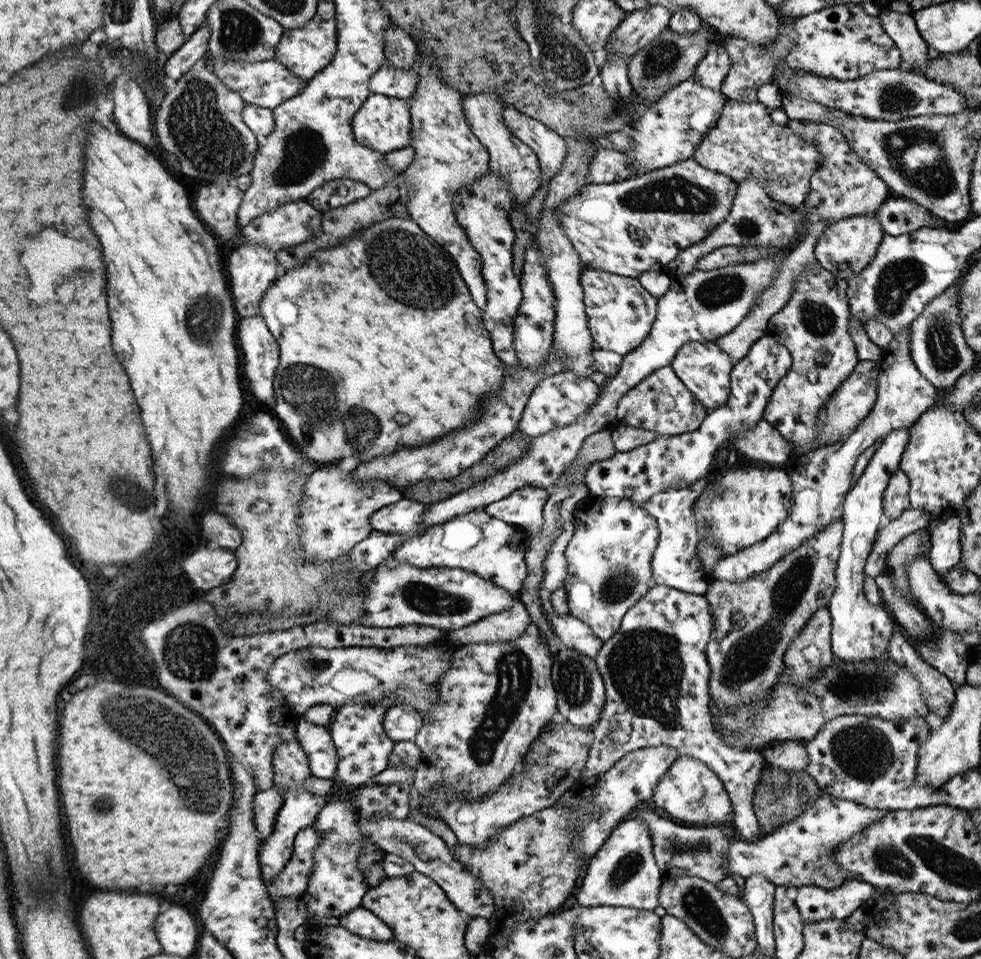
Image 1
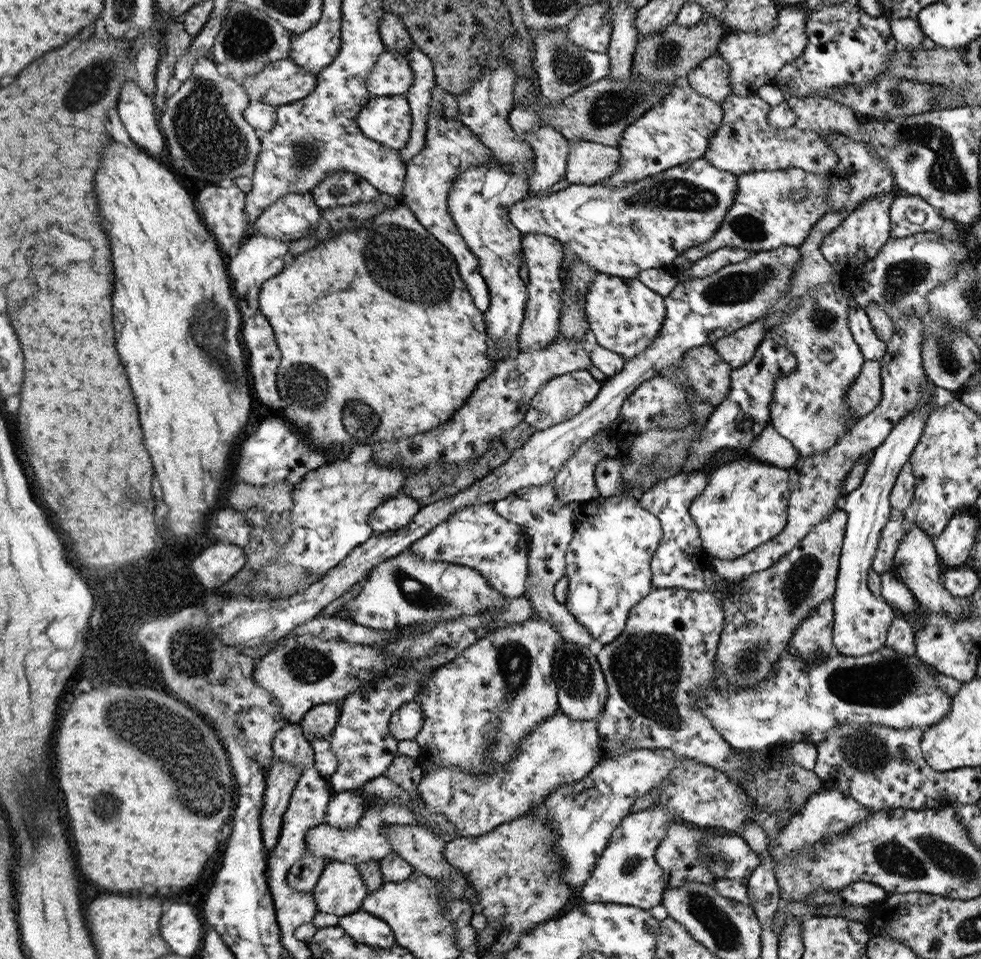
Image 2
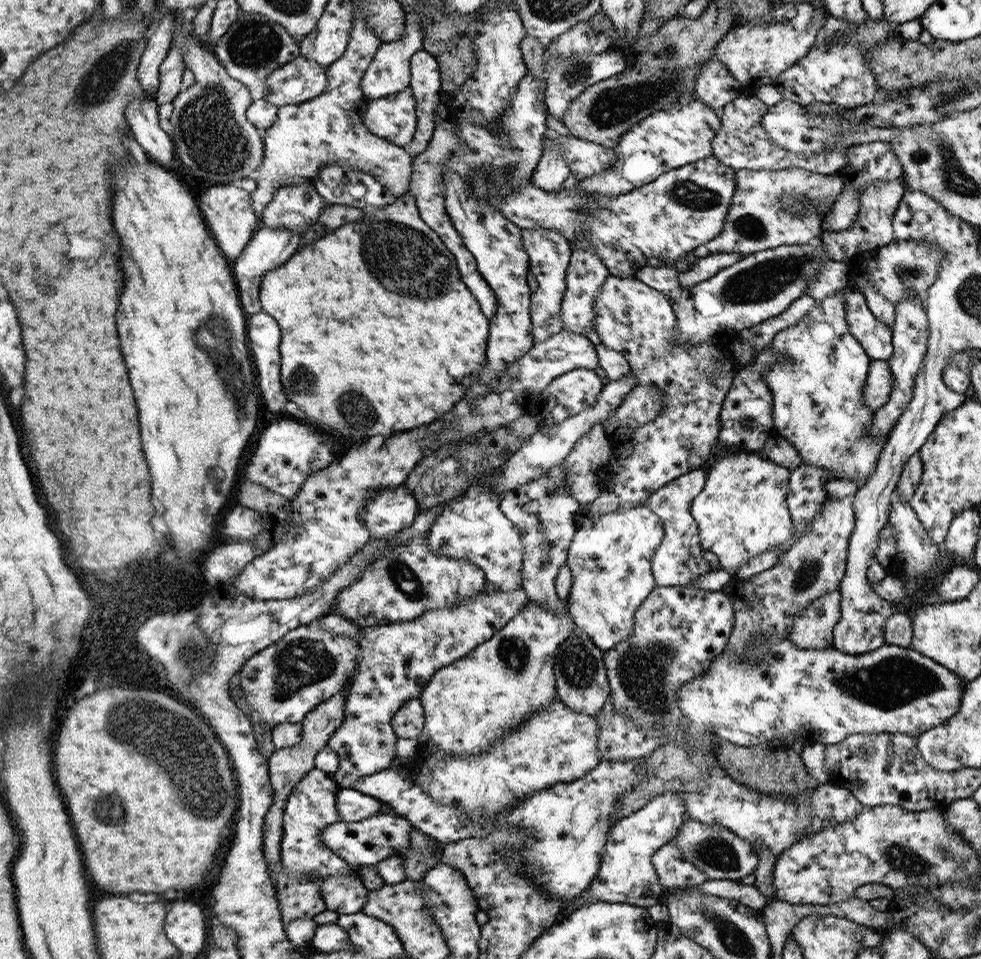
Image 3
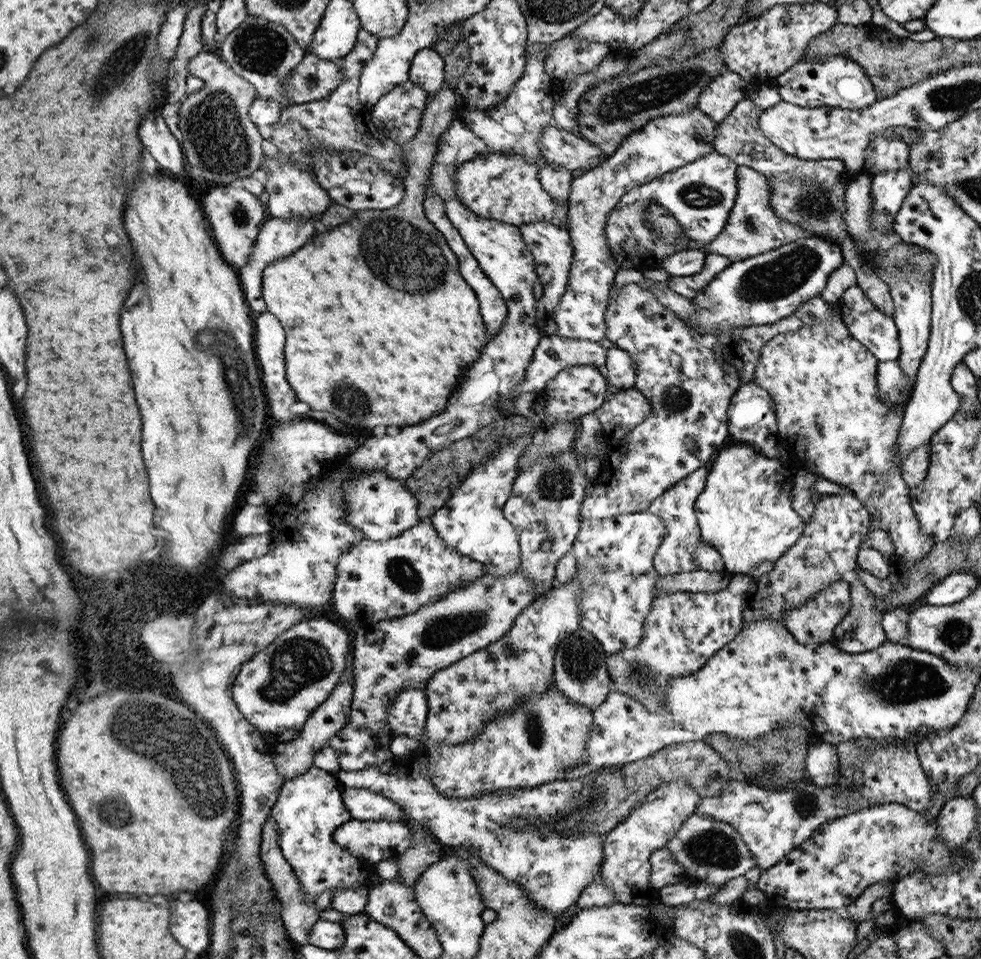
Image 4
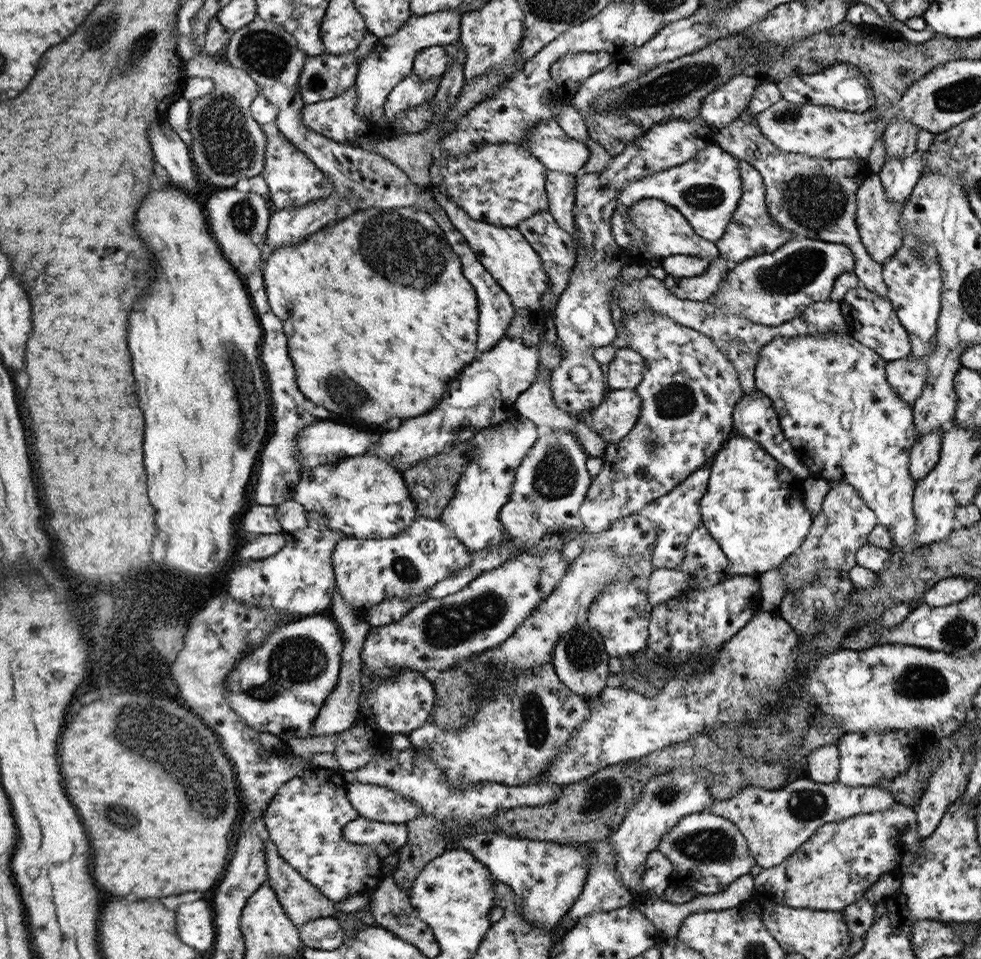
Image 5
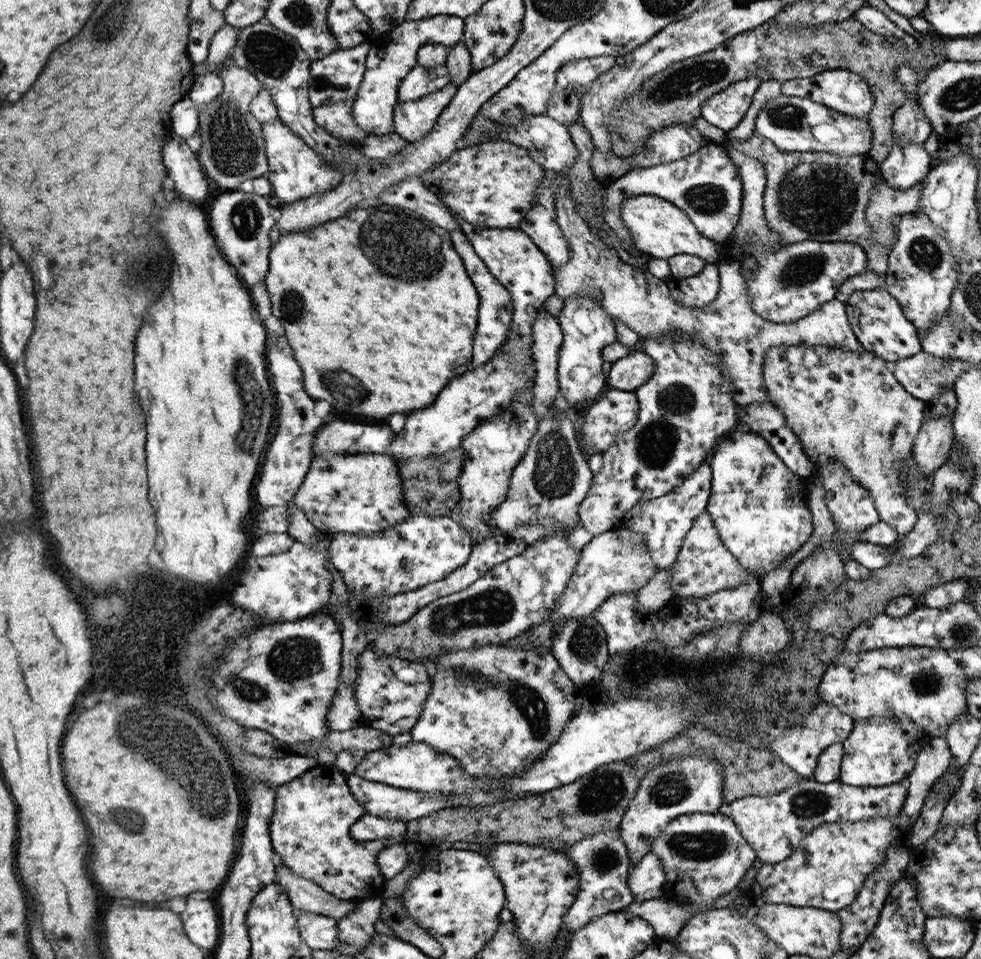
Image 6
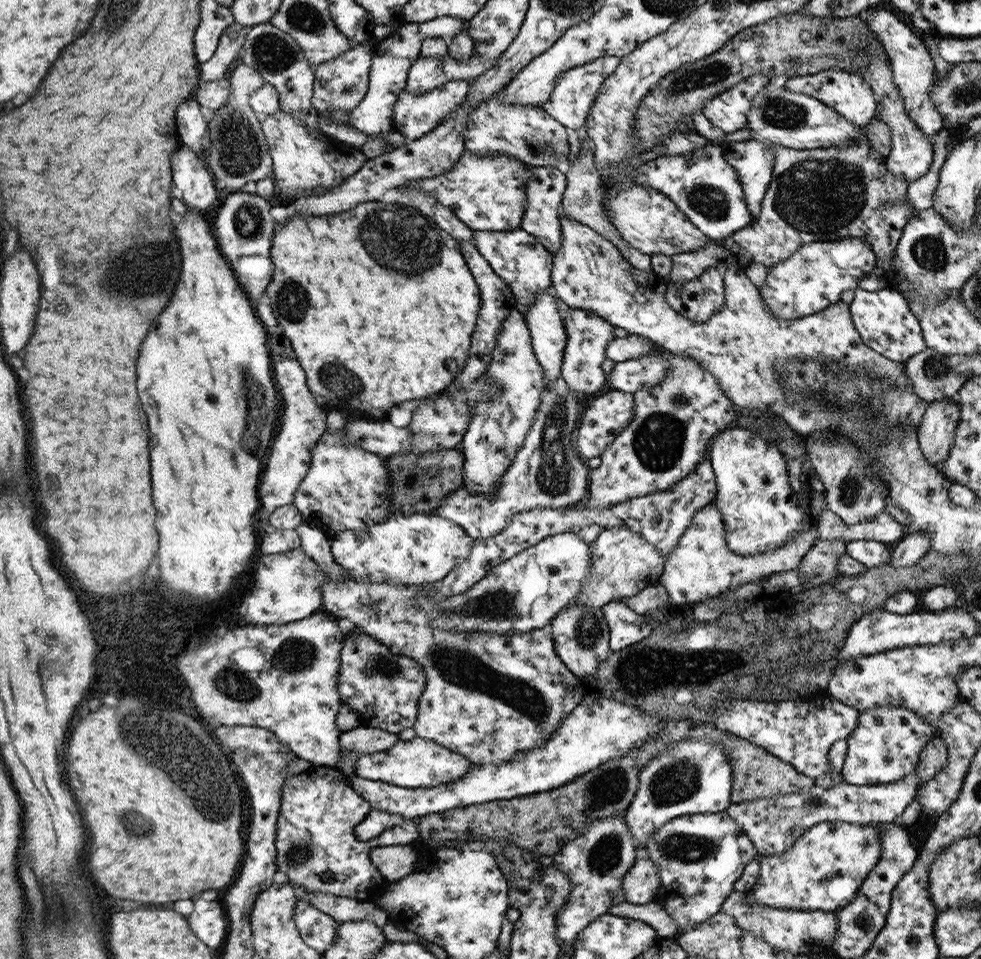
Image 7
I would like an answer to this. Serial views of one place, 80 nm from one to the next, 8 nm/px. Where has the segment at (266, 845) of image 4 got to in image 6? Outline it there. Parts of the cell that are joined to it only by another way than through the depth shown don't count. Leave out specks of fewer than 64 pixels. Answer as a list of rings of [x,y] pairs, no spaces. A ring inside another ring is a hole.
[[[275,861],[278,882],[276,885],[288,890],[290,902],[294,906],[297,918],[301,912],[311,912],[333,919],[341,919],[358,906],[358,901],[348,901],[336,898],[320,886],[302,878],[284,863]]]

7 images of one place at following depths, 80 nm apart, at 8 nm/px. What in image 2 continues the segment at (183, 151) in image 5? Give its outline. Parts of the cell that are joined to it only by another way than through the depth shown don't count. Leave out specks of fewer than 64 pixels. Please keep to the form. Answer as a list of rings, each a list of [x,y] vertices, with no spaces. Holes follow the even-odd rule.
[[[126,81],[120,96],[118,116],[126,126],[130,138],[140,144],[148,154],[162,154],[166,150],[167,142],[164,134],[160,134],[156,124],[156,108],[152,100],[142,94],[142,88],[134,81]]]

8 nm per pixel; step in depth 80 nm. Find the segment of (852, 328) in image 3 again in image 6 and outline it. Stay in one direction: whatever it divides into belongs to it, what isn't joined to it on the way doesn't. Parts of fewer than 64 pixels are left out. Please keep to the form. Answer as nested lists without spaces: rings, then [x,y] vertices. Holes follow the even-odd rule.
[[[884,286],[876,290],[858,290],[850,294],[845,303],[848,310],[850,327],[858,336],[858,341],[867,351],[885,359],[889,365],[905,358],[913,357],[922,351],[918,328],[908,317],[895,296],[890,295]]]

